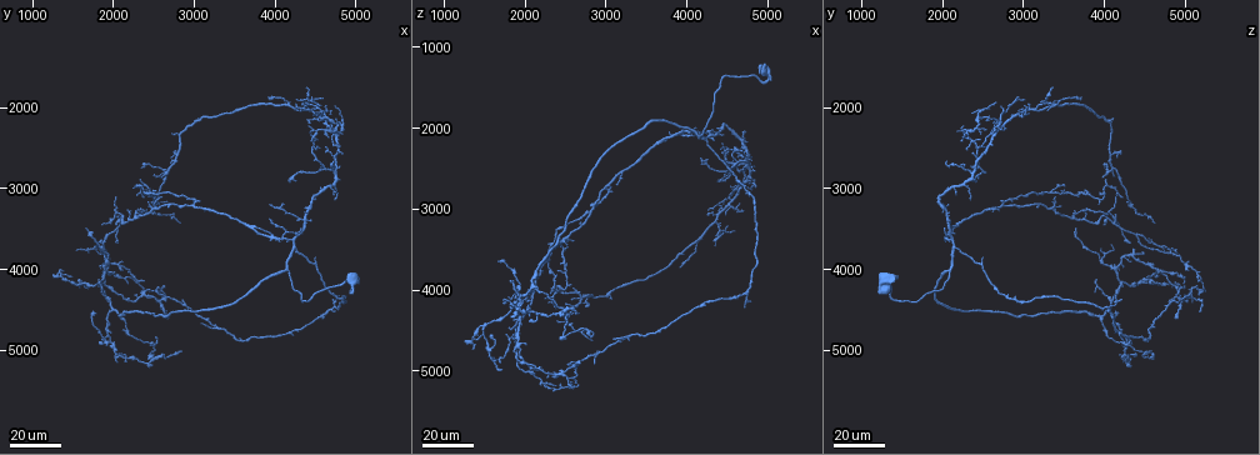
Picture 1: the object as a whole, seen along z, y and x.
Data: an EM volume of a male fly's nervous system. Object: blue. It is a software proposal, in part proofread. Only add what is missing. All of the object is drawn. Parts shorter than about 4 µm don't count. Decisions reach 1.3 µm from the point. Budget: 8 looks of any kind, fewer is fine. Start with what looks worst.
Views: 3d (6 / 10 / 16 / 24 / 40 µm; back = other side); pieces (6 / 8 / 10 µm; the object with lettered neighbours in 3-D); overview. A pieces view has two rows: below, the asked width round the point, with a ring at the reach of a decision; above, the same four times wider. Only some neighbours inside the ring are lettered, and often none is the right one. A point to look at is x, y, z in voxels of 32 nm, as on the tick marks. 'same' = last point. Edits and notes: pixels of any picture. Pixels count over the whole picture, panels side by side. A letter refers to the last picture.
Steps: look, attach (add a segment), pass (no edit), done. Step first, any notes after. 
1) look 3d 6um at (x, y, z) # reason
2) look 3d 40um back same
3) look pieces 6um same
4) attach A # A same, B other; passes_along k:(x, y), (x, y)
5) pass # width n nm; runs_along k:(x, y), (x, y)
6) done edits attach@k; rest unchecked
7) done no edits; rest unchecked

look 3d 24um at (2350, 4150, 5150) # tapers out

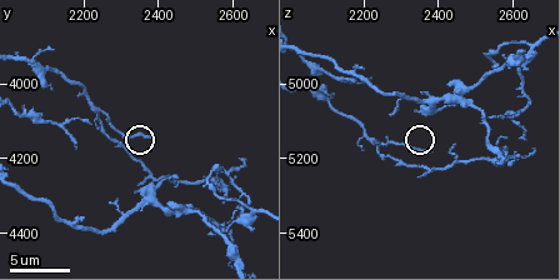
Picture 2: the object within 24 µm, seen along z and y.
look pieces 10um at (2380, 4140, 5180) # what lies round it

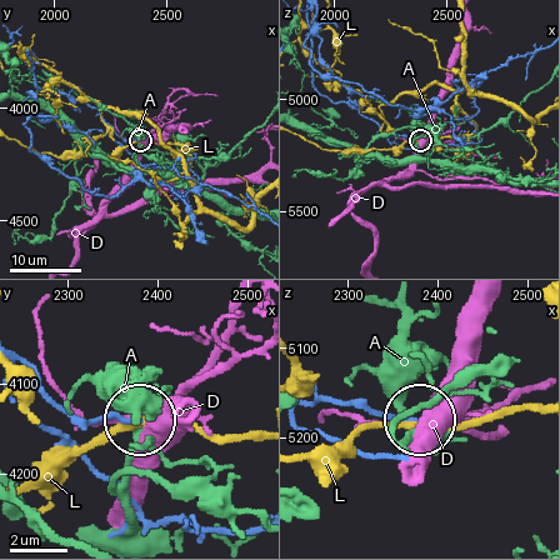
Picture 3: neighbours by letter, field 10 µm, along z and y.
pass # A other, D other, L other; runs_along 3:(303, 400), (325, 398), (415, 420); no lettered segment goes on from it

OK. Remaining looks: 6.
look pieces 8um at (2630, 4200, 5140) # free end

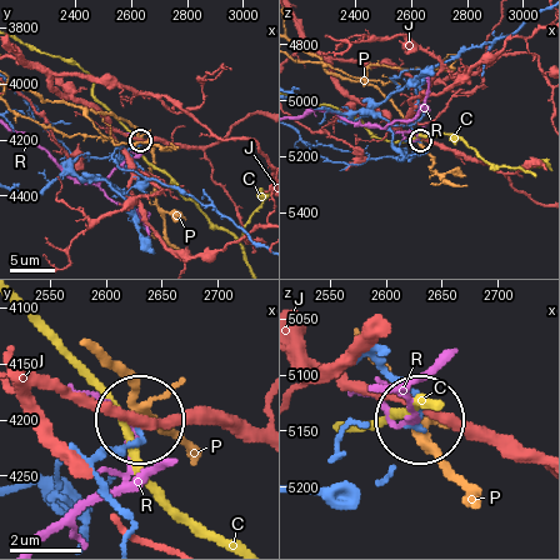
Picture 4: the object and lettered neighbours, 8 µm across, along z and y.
pass # width 150 nm; C other, J other, P other, R other; none of them fits

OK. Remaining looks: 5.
look 3d 40um at (2050, 3700, 4350) # free end

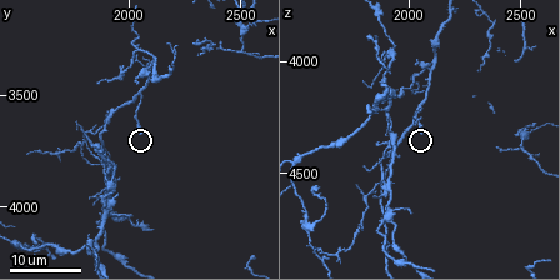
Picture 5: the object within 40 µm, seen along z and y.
look pieces 8um at (2050, 3670, 4310)

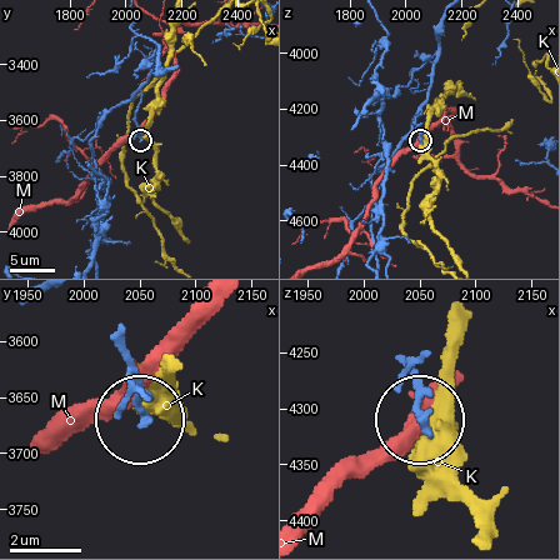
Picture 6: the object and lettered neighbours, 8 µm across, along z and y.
pass # width 210 nm; K other, M other; runs_along 6:(441, 25), (433, 80), (415, 120), (420, 138); none of them fits

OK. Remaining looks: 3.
look 3d 40um at (4750, 2650, 2050)

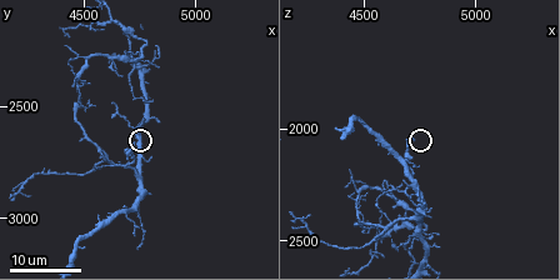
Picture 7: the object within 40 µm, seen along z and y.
look pieces 6um at (4730, 2660, 2040) # see the neighbours

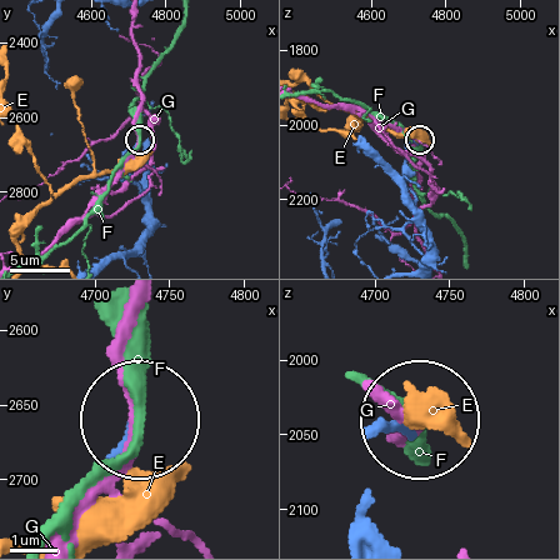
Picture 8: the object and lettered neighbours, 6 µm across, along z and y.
pass # E other, F other, G other; no lettered segment goes on from it

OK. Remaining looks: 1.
done no edits; rest unchecked

